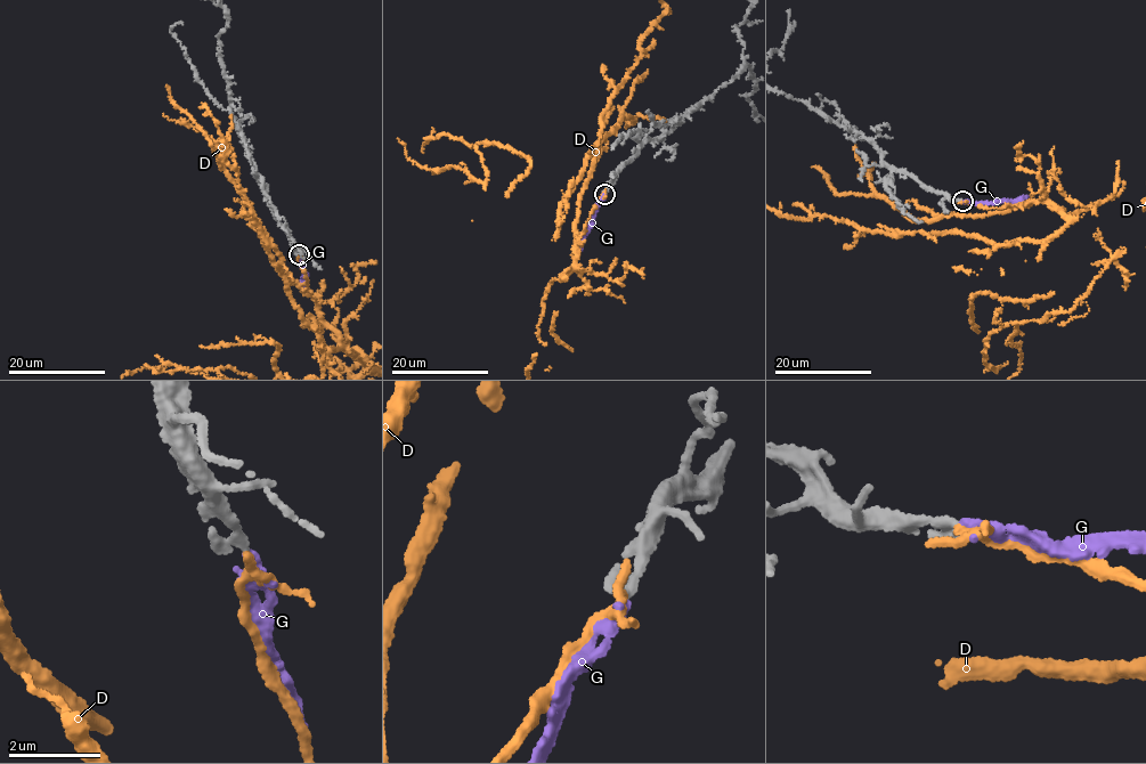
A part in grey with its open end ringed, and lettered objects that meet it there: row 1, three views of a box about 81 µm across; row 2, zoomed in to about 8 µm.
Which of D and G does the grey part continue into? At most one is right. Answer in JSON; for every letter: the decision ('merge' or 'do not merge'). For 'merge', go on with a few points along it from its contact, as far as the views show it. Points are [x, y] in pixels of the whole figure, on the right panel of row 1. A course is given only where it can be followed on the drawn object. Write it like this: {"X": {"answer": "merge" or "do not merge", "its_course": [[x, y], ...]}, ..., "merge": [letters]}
{"D": {"answer": "do not merge"}, "G": {"answer": "merge", "its_course": [[964, 201], [977, 203], [1026, 196]]}, "merge": ["G"]}

